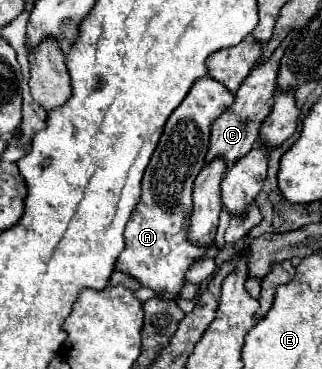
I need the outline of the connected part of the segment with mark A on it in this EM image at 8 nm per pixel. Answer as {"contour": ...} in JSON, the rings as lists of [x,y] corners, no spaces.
{"contour":[[[204,76],[192,84],[186,100],[168,118],[164,134],[152,154],[152,162],[144,174],[142,198],[136,204],[124,232],[126,248],[116,260],[116,270],[134,276],[142,286],[158,290],[164,300],[180,294],[188,266],[204,256],[204,248],[196,248],[186,240],[188,218],[192,212],[192,186],[204,166],[208,152],[210,126],[234,102],[234,94],[222,82]]]}

